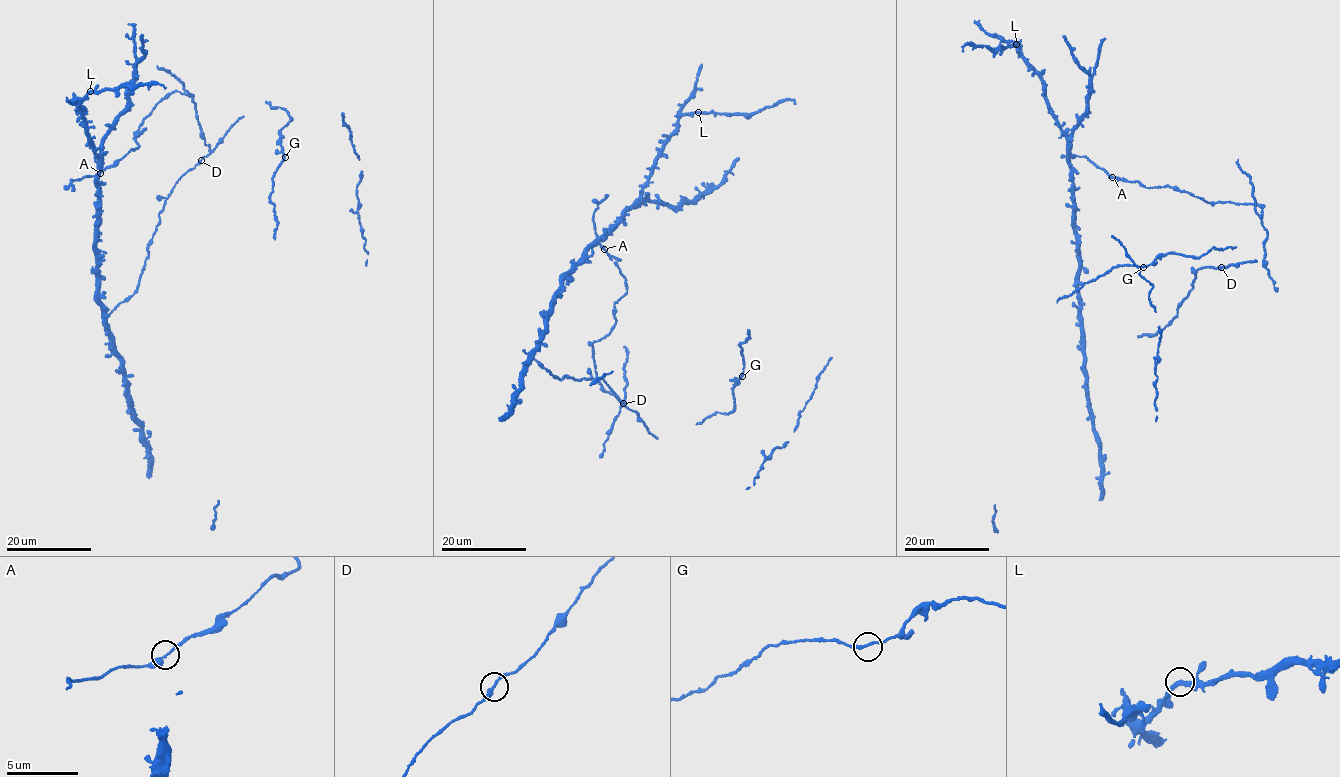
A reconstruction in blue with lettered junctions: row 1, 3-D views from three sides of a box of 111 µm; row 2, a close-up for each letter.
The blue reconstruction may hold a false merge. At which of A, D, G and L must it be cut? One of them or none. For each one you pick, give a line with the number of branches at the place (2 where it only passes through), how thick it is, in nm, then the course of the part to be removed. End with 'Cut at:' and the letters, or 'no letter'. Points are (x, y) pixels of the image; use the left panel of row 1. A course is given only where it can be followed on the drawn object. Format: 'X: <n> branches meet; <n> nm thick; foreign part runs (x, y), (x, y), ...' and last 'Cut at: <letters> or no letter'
Cut at: no letter

